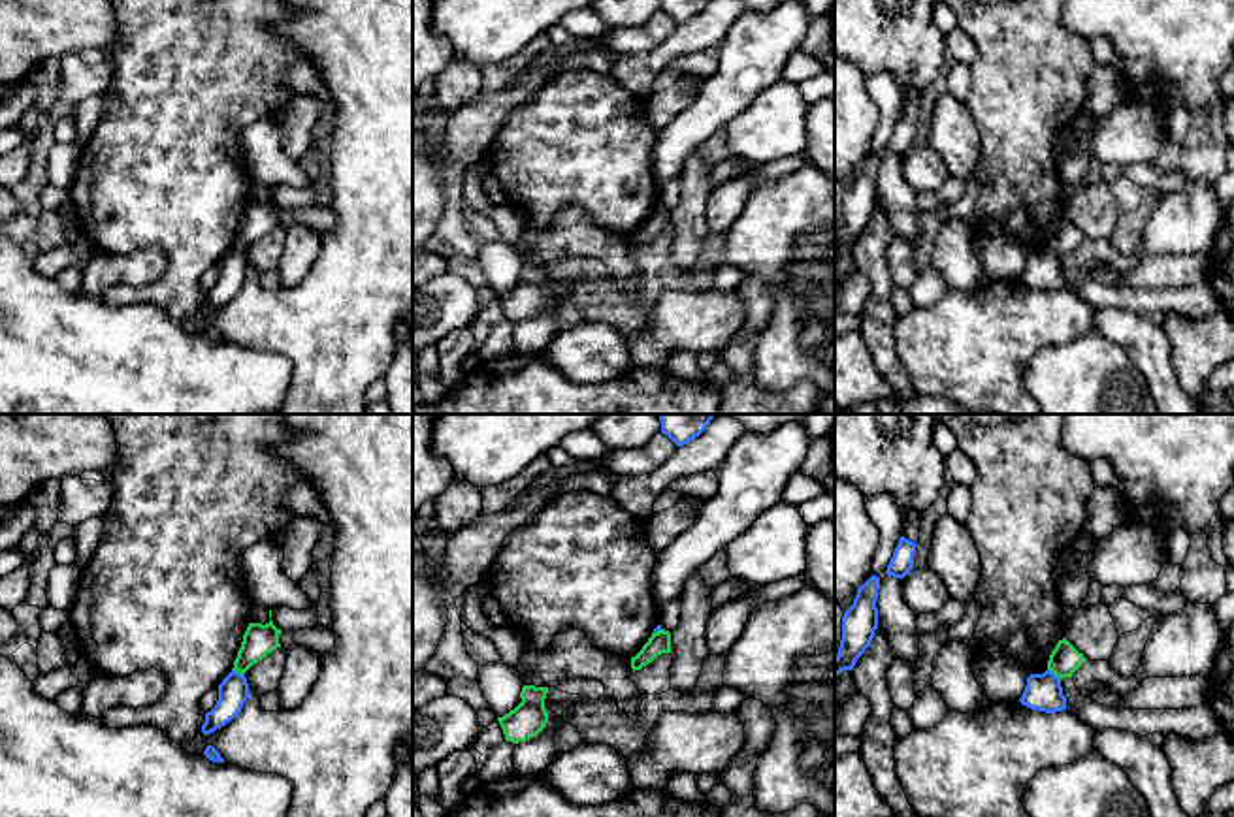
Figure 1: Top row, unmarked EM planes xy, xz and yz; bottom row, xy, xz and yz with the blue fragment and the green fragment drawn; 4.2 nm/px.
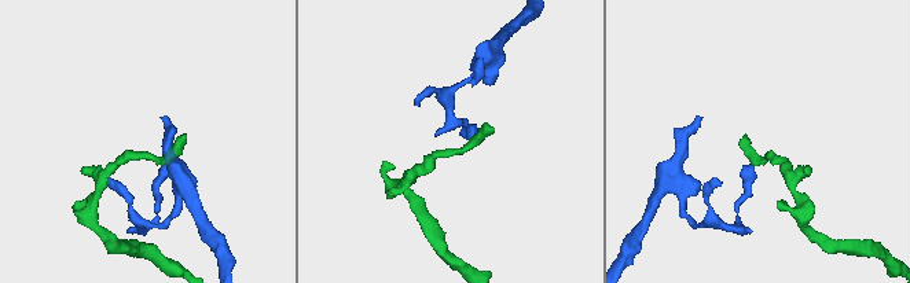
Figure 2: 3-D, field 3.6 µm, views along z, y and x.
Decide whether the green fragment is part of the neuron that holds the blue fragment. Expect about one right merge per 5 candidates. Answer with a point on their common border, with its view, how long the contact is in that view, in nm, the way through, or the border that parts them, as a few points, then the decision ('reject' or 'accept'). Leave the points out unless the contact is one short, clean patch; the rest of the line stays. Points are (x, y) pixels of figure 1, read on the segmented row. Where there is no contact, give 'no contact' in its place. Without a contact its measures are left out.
contact xy (238, 672); length 60 nm; border xy (232, 669), (243, 674); reject

